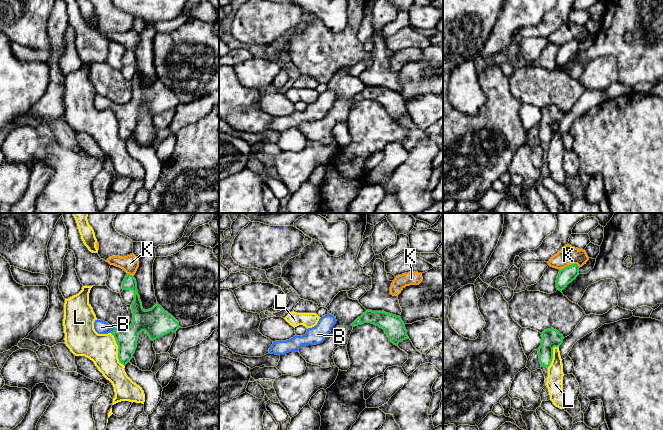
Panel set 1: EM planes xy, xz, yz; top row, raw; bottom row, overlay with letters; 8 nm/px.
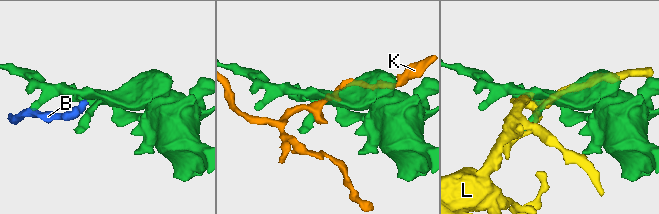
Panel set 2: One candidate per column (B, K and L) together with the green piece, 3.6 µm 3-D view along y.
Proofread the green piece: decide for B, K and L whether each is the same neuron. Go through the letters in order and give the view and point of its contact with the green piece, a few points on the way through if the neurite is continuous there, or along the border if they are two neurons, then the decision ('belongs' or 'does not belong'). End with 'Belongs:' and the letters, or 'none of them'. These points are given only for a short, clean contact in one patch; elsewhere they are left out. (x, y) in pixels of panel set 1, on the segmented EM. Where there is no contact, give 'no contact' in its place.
B: meets green in xy at (111, 331); runs through xy (126, 339), (118, 333), (111, 331), (101, 327); belongs
K: meets green in yz at (569, 265); does not belong
L: meets green in xy at (118, 349); does not belong
Belongs: B

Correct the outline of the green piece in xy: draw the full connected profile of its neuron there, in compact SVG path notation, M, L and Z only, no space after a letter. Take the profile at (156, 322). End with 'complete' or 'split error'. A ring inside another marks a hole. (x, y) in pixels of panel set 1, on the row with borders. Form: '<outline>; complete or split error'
M126 274L122 282L122 289L134 292L134 300L131 304L133 314L131 325L124 329L114 328L107 322L97 319L94 322L94 329L98 334L111 333L114 336L118 345L119 362L125 366L133 358L138 337L142 331L145 331L154 341L170 332L176 332L180 326L178 321L158 303L151 309L143 309L137 282L133 275Z; split error

